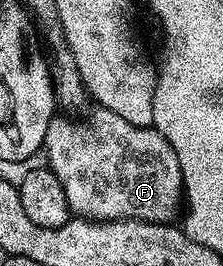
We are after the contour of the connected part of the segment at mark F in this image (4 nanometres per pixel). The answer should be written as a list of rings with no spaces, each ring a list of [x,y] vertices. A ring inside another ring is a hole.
[[[99,105],[93,106],[88,113],[84,127],[75,123],[72,117],[52,118],[44,138],[46,166],[61,183],[69,212],[73,216],[101,223],[111,223],[113,219],[144,219],[147,223],[171,224],[175,220],[172,218],[181,214],[185,197],[182,165],[178,165],[178,155],[166,137],[162,137],[162,133],[158,133],[153,126],[130,125],[122,121],[118,113],[110,113],[110,109]]]

